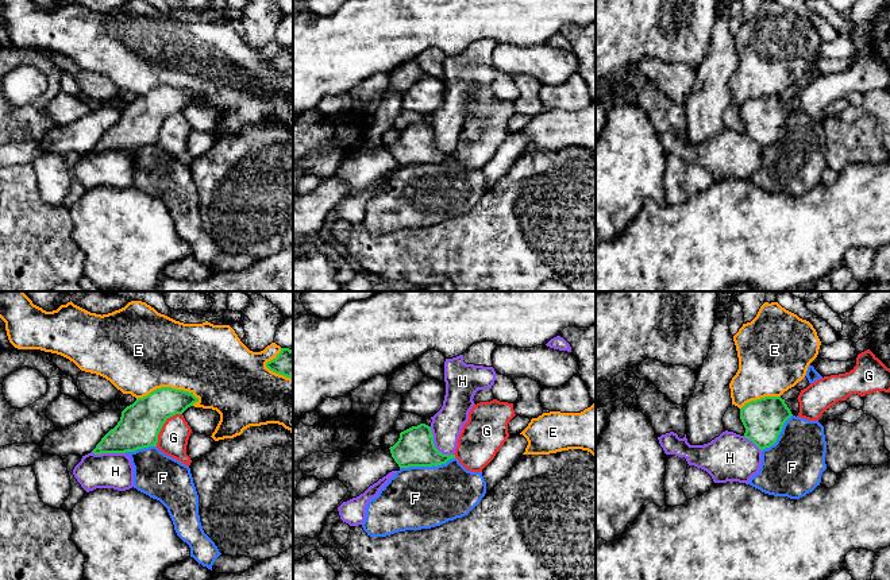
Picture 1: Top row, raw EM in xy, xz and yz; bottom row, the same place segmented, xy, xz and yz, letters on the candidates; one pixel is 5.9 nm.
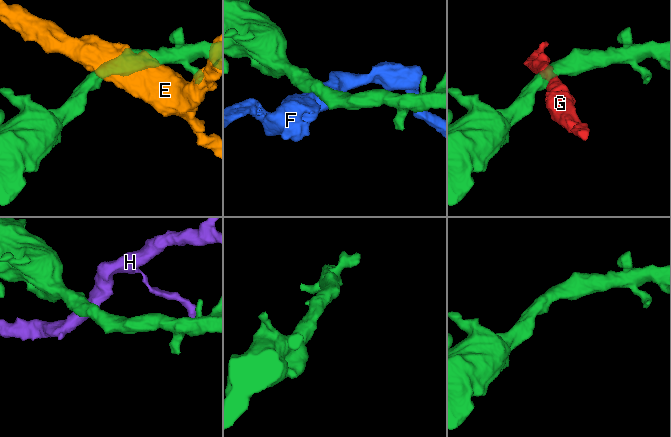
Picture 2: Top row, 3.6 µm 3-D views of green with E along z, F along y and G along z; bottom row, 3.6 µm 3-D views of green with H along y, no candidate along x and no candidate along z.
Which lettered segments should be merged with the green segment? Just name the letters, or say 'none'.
none

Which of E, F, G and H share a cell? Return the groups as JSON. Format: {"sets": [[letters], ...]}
{"sets": [["E"], ["F"], ["G"], ["H"]]}

